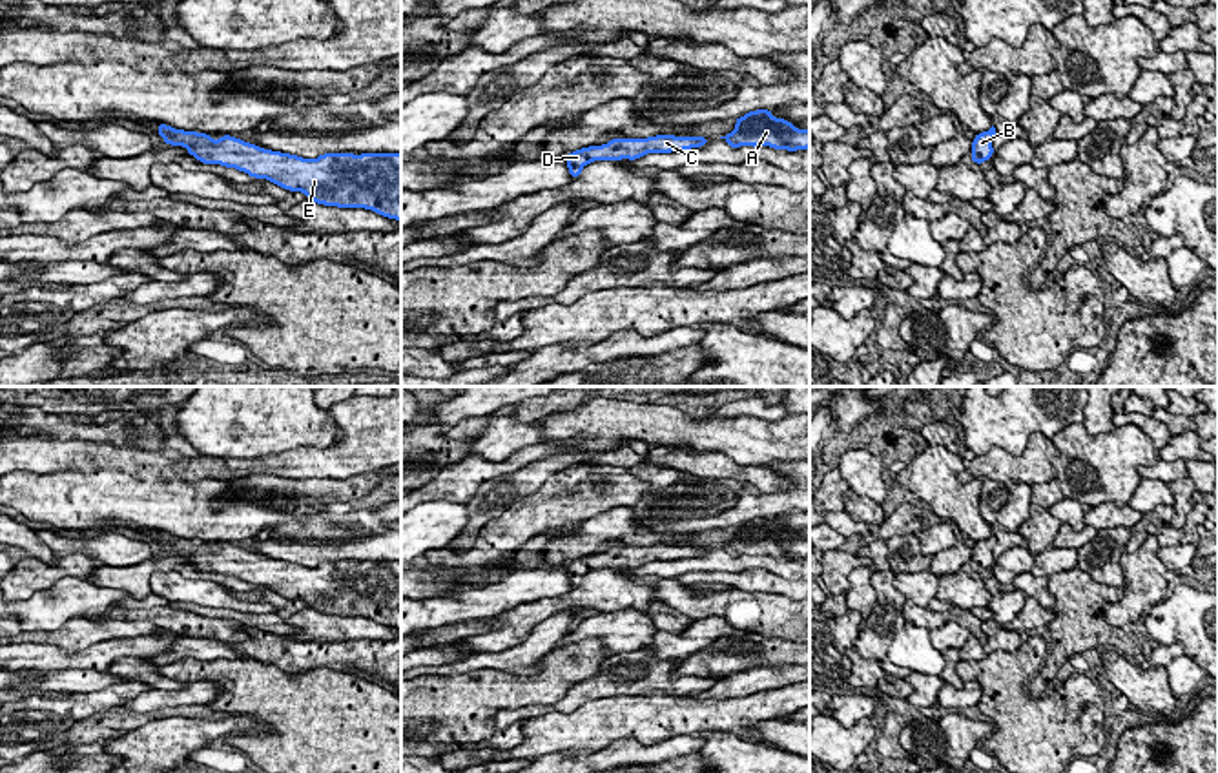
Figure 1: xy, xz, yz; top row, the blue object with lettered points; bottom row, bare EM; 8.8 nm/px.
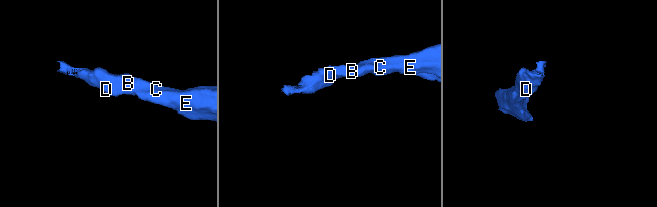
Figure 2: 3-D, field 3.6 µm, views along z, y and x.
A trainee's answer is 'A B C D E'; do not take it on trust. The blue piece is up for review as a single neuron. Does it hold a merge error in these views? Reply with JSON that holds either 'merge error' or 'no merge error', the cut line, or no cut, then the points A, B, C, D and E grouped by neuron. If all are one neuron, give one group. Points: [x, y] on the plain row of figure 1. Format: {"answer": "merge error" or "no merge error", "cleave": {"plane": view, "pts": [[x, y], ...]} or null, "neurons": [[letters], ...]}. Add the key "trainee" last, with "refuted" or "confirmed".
{"answer": "no merge error", "cleave": null, "neurons": [["A", "B", "C", "D", "E"]], "trainee": "confirmed"}

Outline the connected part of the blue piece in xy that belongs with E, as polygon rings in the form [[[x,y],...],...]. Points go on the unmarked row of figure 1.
[[[159,531],[157,541],[164,552],[182,554],[202,572],[221,572],[266,587],[283,598],[303,600],[308,609],[323,614],[365,616],[387,627],[401,629],[401,562],[323,562],[317,567],[303,567],[290,562],[272,560],[244,551],[232,543],[213,549],[210,541],[175,538]]]

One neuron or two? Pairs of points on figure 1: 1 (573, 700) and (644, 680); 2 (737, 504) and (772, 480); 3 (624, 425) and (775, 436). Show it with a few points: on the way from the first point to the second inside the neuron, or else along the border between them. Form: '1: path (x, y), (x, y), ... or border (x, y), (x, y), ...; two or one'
1: path (591, 688), (611, 680), (626, 680); one
2: border (715, 478), (746, 480), (764, 493), (790, 489); two
3: path (662, 425), (701, 434), (737, 436); one

